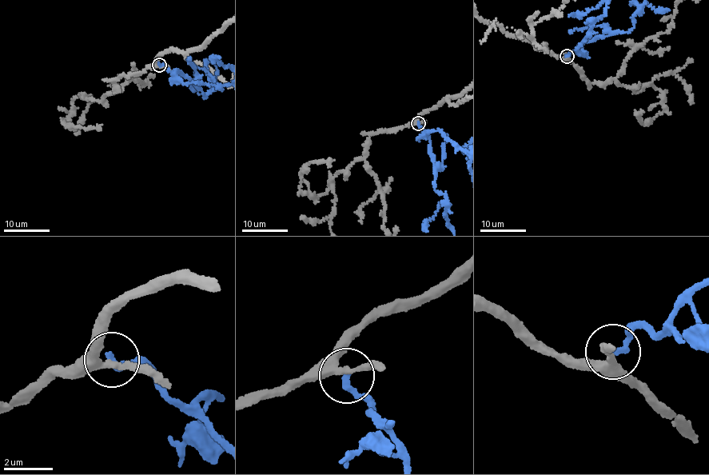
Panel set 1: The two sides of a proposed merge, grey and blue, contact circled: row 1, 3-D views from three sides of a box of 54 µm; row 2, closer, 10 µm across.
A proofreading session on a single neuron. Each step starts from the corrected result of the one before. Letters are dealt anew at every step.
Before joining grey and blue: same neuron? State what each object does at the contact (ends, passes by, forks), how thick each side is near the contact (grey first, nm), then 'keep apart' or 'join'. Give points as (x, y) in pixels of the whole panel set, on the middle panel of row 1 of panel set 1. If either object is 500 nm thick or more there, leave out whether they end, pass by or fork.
grey forks; blue ends; calibres 240 and 240 nm; keep apart

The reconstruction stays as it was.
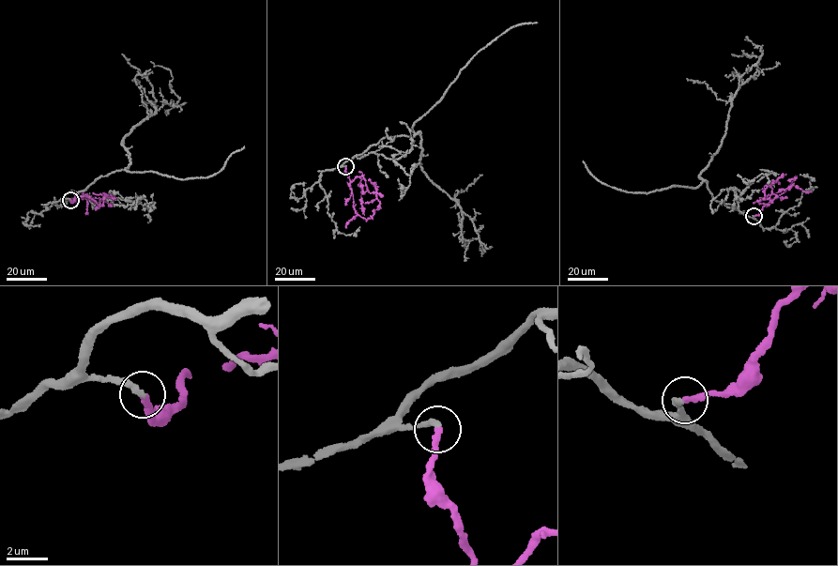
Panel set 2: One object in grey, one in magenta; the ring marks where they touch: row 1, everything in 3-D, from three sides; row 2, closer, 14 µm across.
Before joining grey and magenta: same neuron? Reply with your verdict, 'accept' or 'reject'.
accept

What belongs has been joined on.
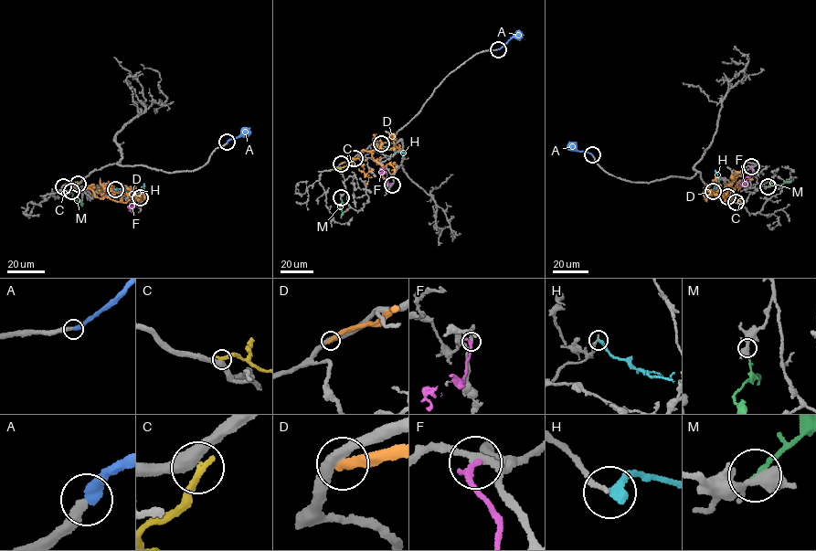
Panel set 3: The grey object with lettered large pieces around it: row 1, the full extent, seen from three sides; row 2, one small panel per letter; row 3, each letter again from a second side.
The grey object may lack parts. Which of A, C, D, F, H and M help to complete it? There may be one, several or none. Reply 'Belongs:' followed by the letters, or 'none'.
Belongs: A

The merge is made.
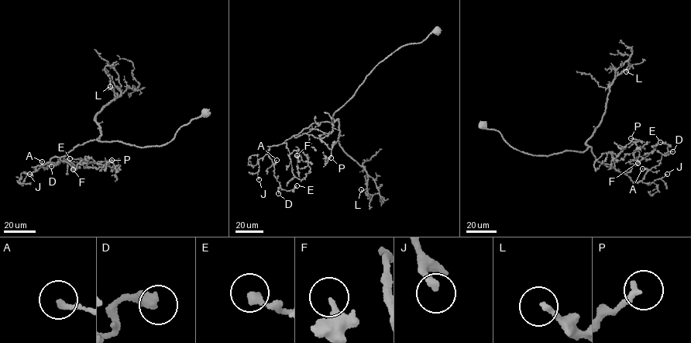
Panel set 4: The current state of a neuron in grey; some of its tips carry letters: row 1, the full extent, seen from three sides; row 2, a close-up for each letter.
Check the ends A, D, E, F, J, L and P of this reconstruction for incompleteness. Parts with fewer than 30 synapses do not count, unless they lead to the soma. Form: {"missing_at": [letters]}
{"missing_at": ["J"]}

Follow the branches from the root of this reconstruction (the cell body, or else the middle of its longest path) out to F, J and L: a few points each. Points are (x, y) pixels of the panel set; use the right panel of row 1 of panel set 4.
F: (482, 125), (532, 155), (581, 152), (589, 147), (597, 161), (622, 173), (641, 157), (637, 163)
J: (482, 125), (532, 155), (581, 152), (589, 147), (597, 161), (632, 181), (648, 185), (667, 174)
L: (482, 125), (528, 154), (582, 152), (603, 115), (613, 80), (626, 71)

